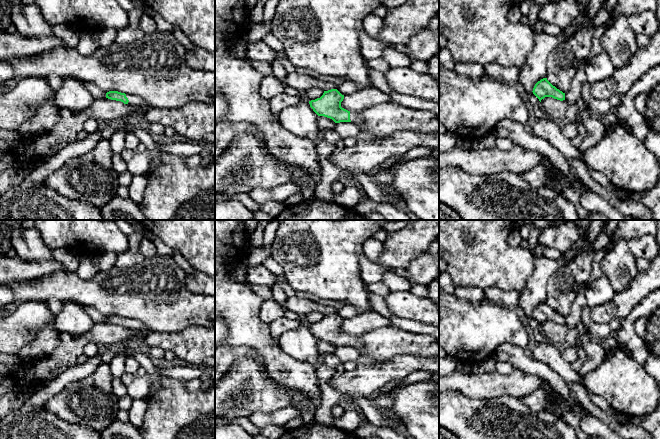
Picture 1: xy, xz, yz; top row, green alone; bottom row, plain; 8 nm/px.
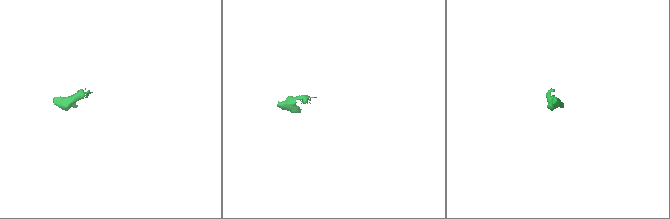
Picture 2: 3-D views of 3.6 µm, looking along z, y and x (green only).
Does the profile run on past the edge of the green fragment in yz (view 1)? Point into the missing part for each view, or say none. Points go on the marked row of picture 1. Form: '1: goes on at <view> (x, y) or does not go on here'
1: does not go on here

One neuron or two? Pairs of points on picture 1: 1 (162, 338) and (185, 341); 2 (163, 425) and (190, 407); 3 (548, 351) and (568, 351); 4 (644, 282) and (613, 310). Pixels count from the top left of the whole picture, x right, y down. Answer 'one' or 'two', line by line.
1: one
2: one
3: two
4: one

